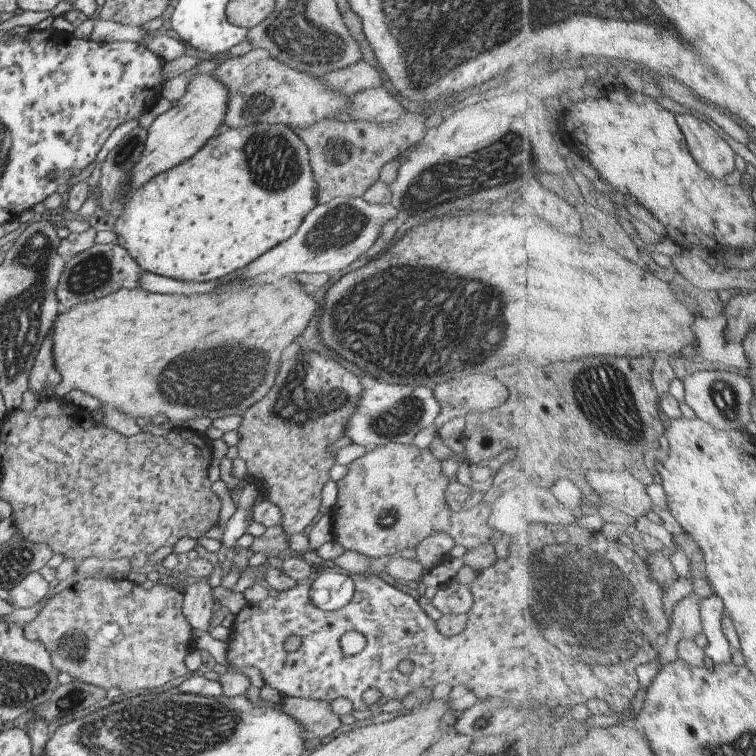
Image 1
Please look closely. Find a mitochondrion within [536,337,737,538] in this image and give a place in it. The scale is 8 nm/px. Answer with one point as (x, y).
(608, 396)

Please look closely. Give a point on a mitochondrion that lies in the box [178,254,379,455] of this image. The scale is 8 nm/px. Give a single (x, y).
(283, 408)

